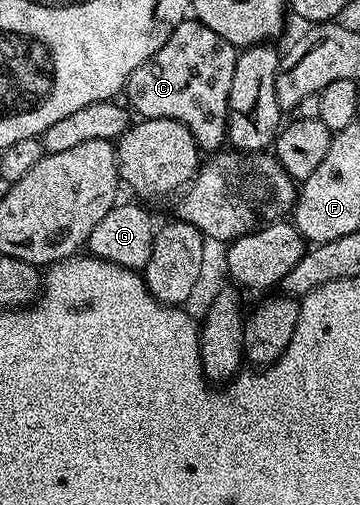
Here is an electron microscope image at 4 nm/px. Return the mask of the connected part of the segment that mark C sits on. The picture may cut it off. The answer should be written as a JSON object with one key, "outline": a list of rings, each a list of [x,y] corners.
{"outline":[[[184,20],[173,28],[162,48],[131,73],[125,87],[126,101],[140,119],[177,120],[193,132],[200,151],[218,151],[227,142],[229,88],[233,88],[236,57],[236,46],[217,36],[213,28],[198,20]]]}

